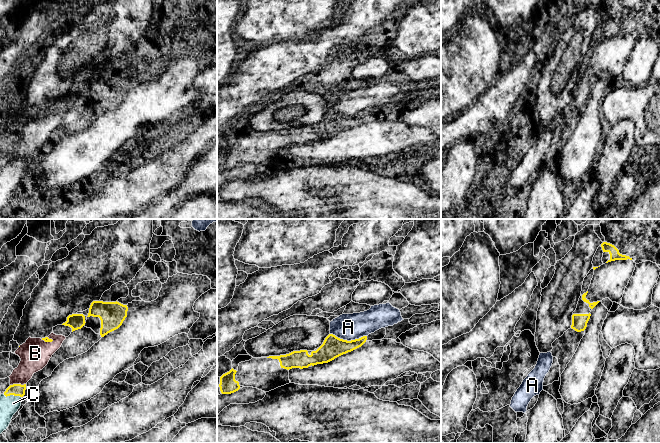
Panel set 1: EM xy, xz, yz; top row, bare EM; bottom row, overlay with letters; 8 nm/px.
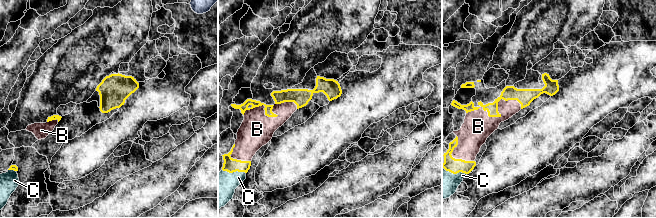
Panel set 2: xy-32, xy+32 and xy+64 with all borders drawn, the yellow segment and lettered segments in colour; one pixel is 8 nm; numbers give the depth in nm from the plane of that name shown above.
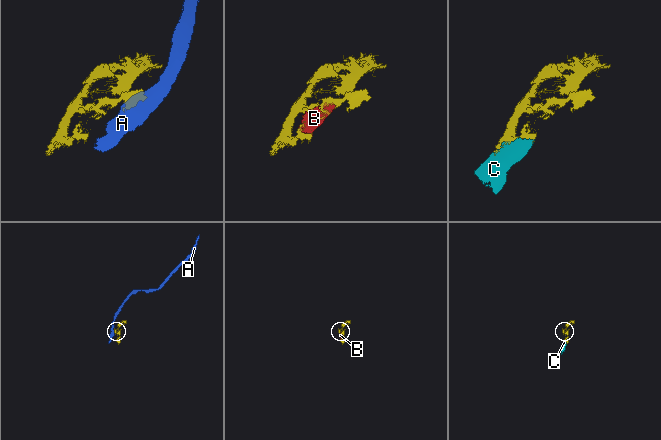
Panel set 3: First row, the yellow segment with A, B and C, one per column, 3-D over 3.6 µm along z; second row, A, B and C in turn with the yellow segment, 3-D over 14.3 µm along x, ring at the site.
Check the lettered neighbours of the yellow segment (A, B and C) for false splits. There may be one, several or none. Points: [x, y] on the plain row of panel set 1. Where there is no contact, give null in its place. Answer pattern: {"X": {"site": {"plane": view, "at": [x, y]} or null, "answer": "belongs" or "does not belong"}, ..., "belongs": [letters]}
{"A": {"site": {"plane": "xz", "at": [348, 117]}, "answer": "does not belong"}, "B": {"site": {"plane": "xy", "at": [17, 160]}, "answer": "belongs"}, "C": {"site": {"plane": "xy", "at": [12, 170]}, "answer": "belongs"}, "belongs": ["B", "C"]}

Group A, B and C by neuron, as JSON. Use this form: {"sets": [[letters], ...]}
{"sets": [["A"], ["B", "C"]]}

